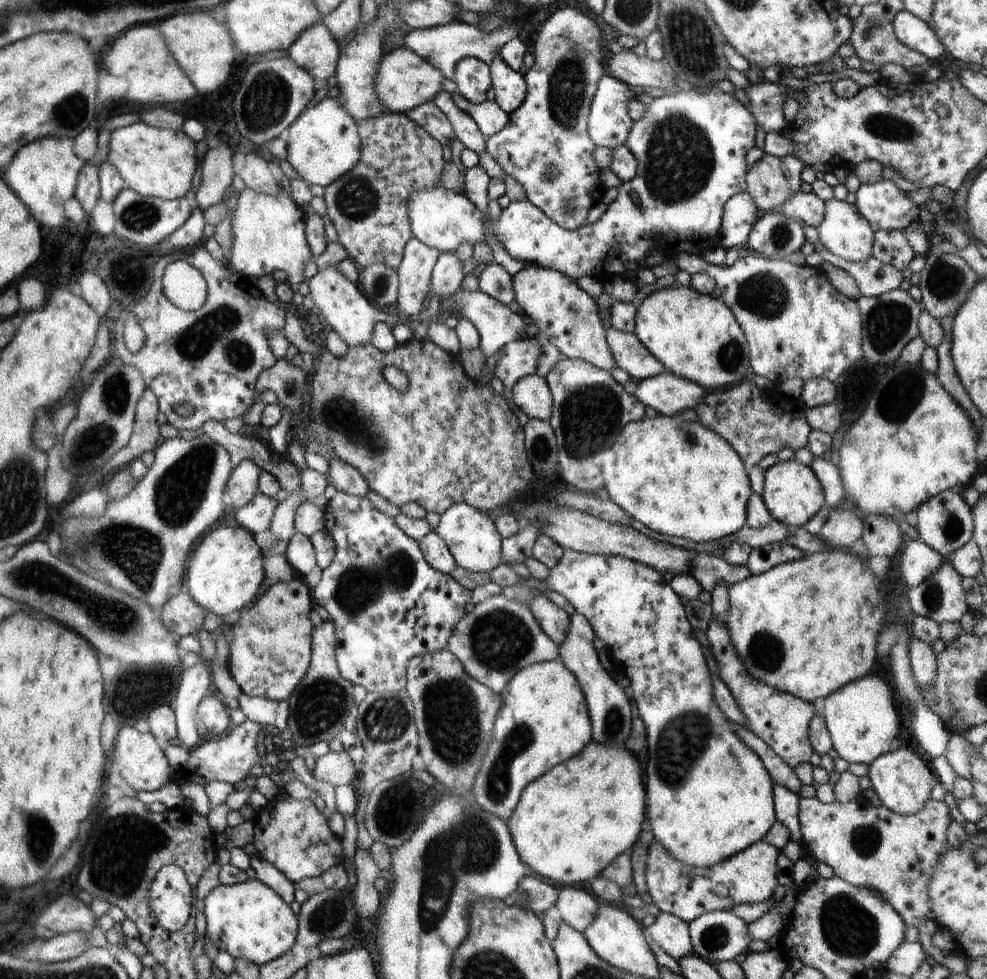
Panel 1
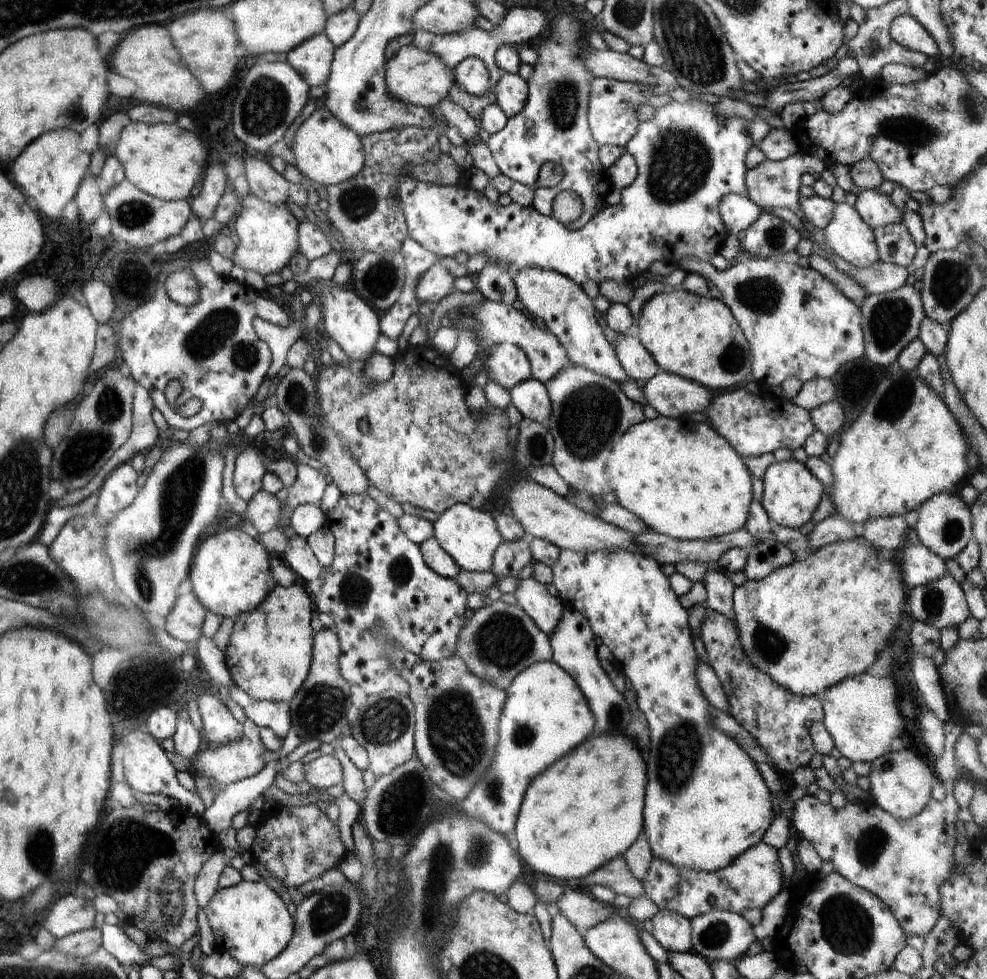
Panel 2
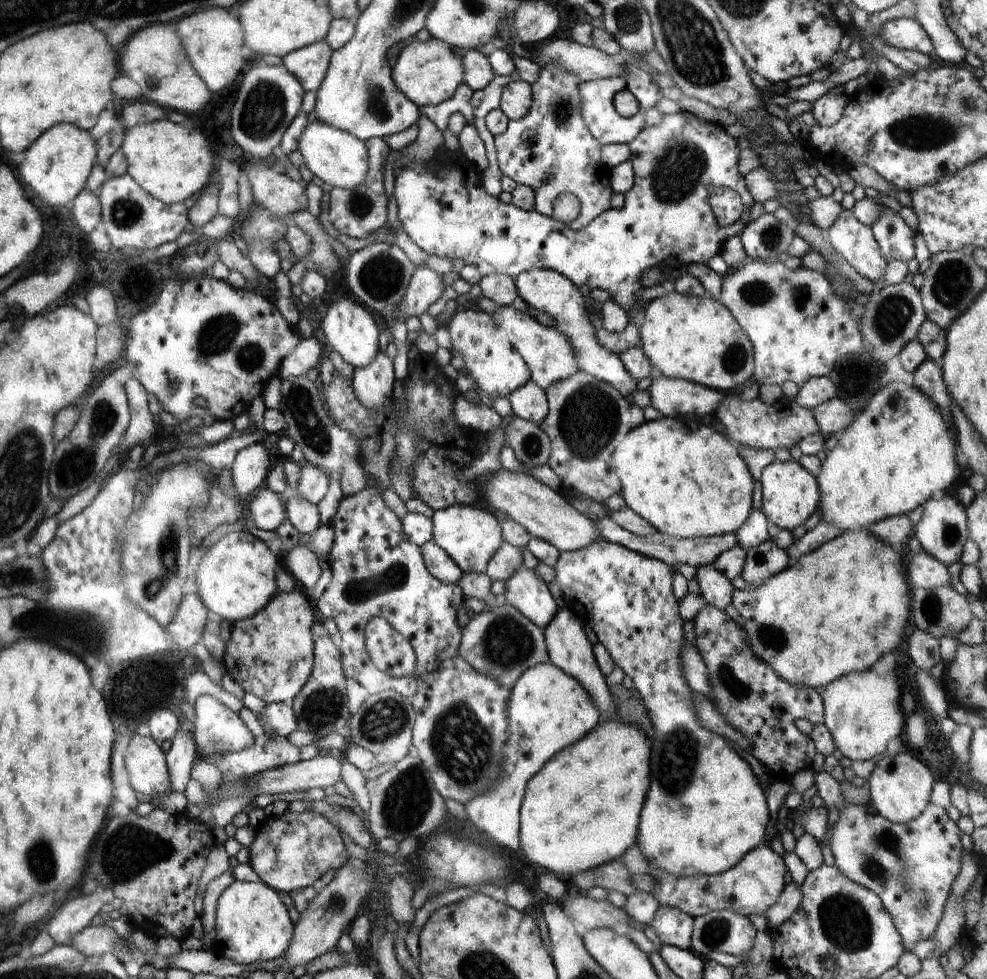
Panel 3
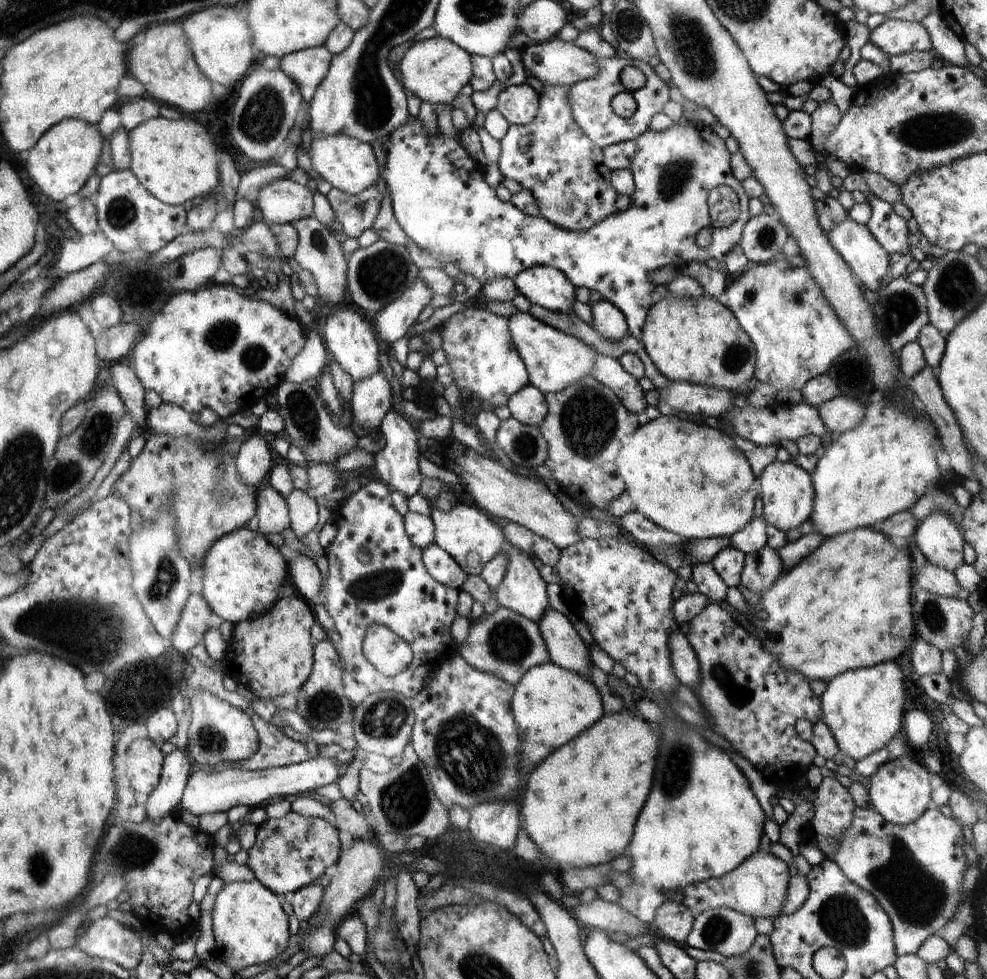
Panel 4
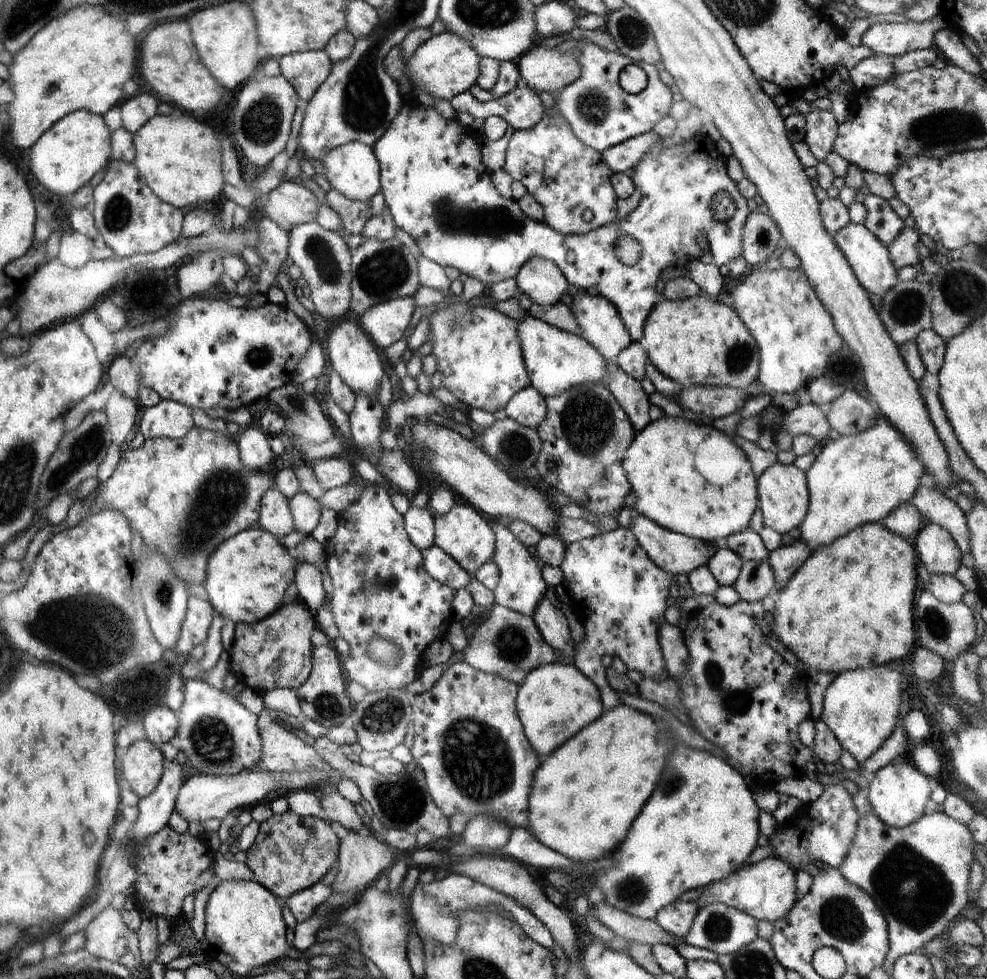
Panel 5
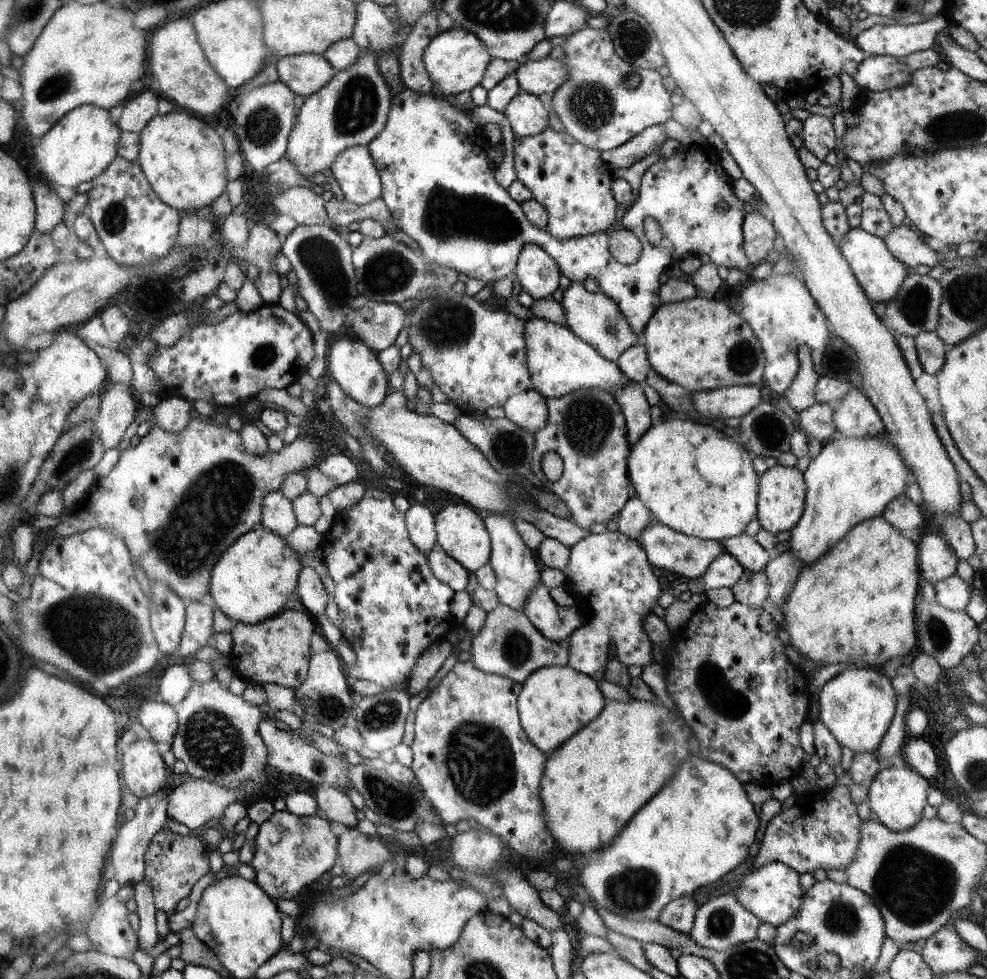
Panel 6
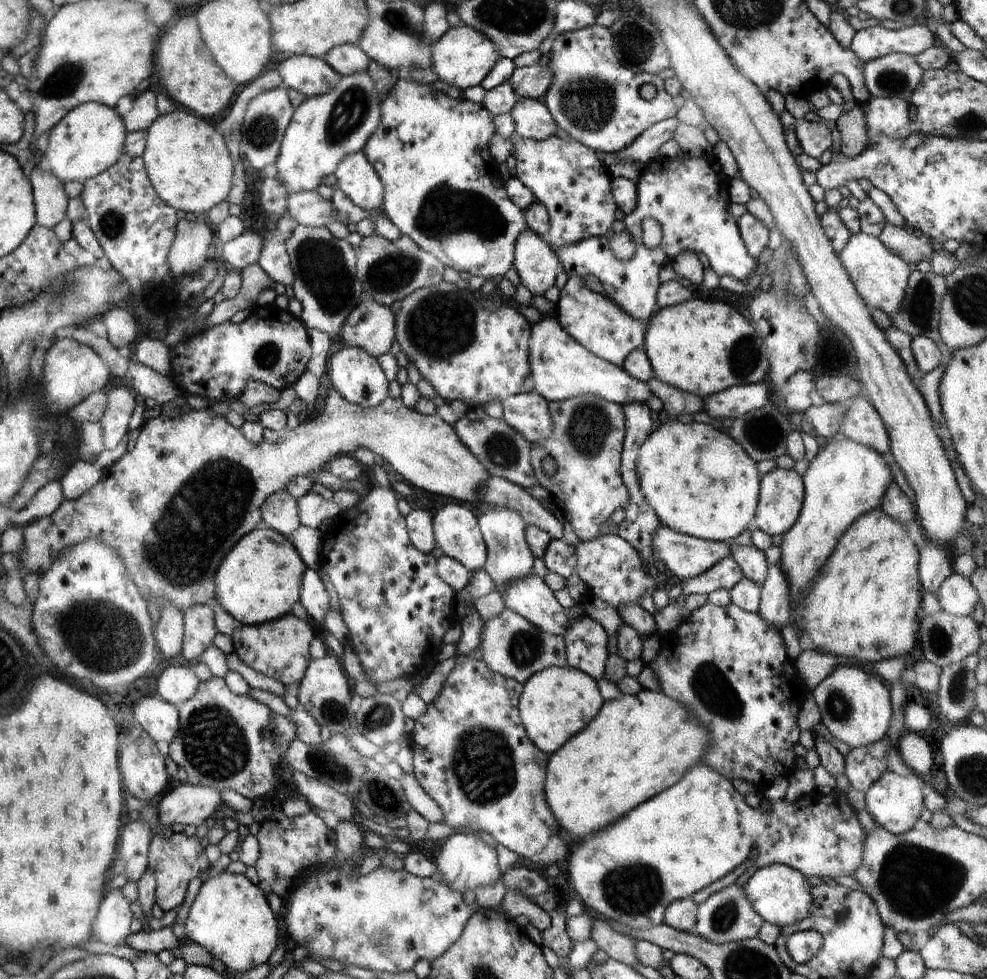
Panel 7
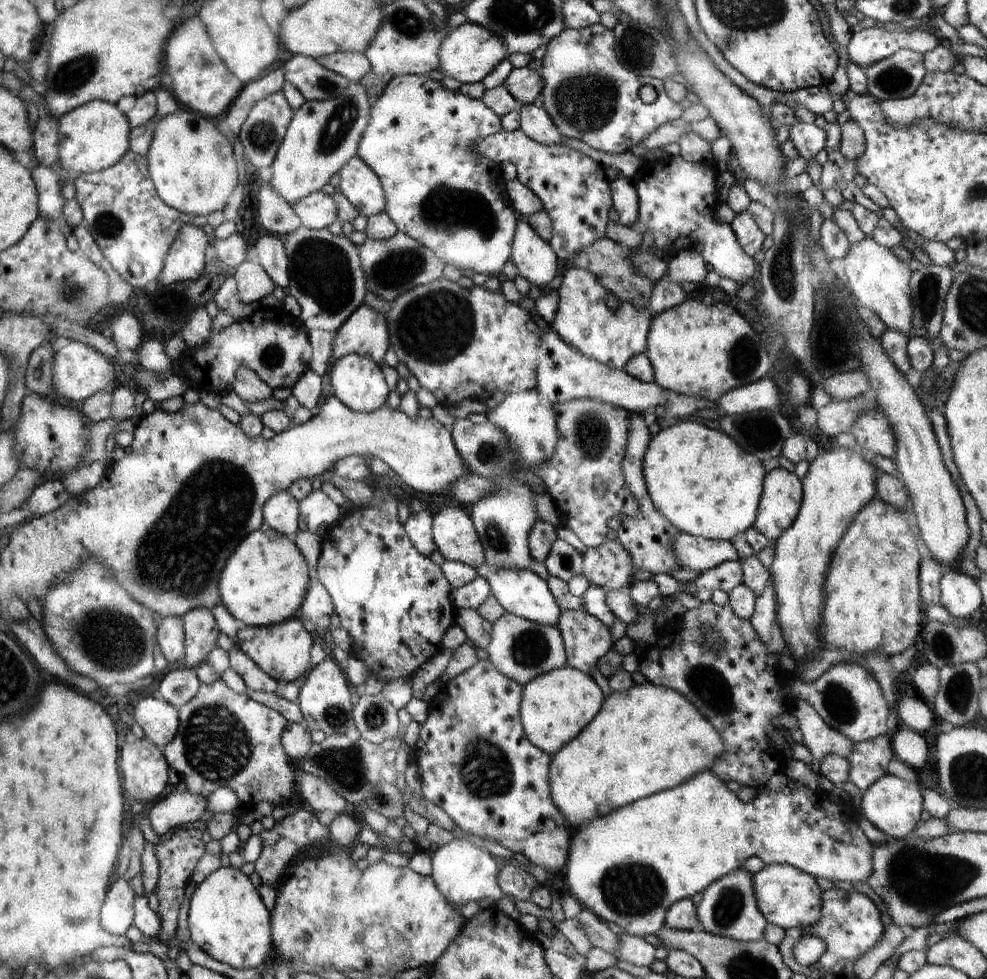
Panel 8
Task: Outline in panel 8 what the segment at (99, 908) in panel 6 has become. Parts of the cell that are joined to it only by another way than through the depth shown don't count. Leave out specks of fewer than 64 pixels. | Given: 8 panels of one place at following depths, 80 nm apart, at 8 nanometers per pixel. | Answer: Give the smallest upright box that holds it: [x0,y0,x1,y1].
[101,877,136,936]

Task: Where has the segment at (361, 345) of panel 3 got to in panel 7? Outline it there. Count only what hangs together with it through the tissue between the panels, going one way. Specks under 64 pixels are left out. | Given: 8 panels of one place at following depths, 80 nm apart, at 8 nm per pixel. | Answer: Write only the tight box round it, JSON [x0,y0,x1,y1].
[327,347,389,409]

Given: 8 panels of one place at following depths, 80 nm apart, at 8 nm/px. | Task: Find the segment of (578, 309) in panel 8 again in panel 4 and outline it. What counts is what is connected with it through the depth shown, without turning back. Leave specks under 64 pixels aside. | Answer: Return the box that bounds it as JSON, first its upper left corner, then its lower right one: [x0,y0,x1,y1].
[587,299,627,341]

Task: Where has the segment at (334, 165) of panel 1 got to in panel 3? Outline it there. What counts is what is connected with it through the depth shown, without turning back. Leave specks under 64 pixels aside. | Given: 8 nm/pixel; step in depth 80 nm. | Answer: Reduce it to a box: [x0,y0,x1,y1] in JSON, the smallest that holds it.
[298,122,368,188]

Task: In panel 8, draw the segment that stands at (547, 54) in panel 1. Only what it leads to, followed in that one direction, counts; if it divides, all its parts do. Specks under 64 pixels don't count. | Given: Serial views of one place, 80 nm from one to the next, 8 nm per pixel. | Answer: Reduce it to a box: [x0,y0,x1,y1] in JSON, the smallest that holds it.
[475,129,613,261]

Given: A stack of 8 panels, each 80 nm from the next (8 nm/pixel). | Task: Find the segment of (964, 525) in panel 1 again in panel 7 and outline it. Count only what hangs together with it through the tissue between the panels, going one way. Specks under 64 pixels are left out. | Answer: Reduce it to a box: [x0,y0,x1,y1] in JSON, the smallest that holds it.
[919,542,953,594]

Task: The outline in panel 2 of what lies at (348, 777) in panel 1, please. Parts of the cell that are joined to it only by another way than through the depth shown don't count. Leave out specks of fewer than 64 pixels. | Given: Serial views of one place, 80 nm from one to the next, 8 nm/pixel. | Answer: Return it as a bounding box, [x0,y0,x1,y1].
[304,755,343,793]

